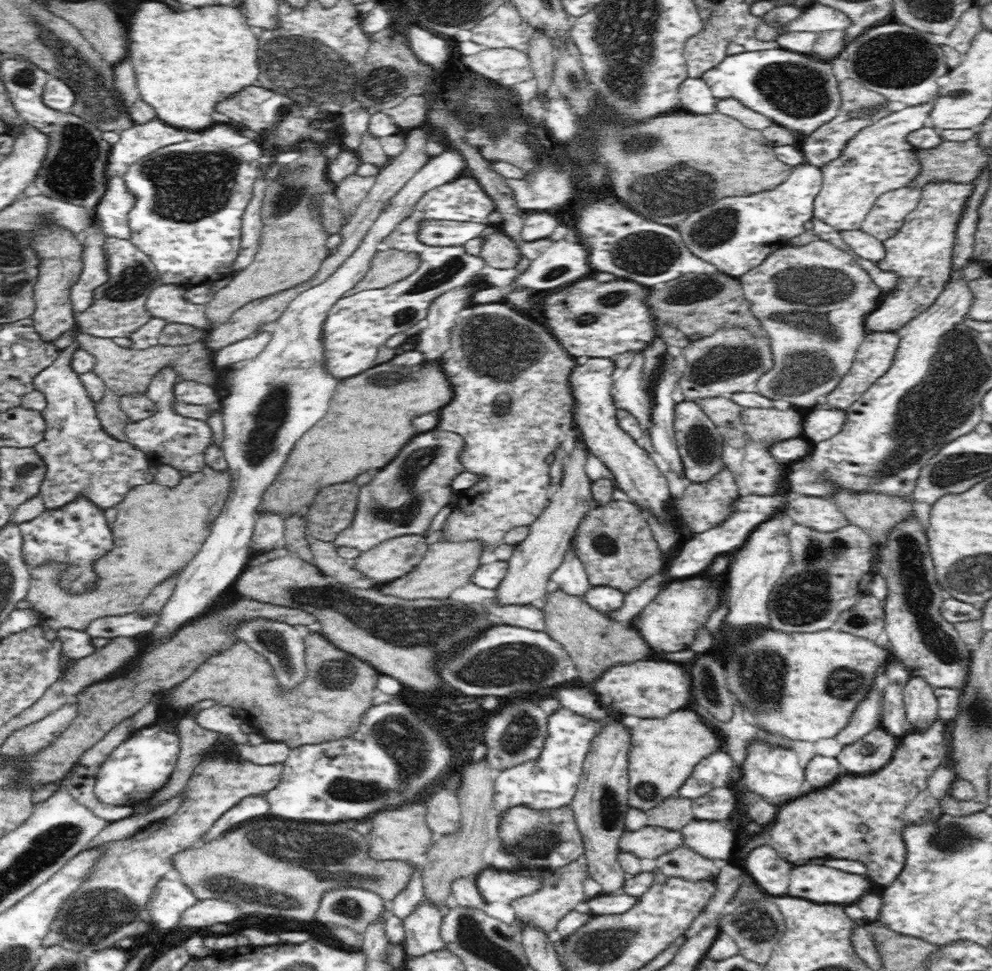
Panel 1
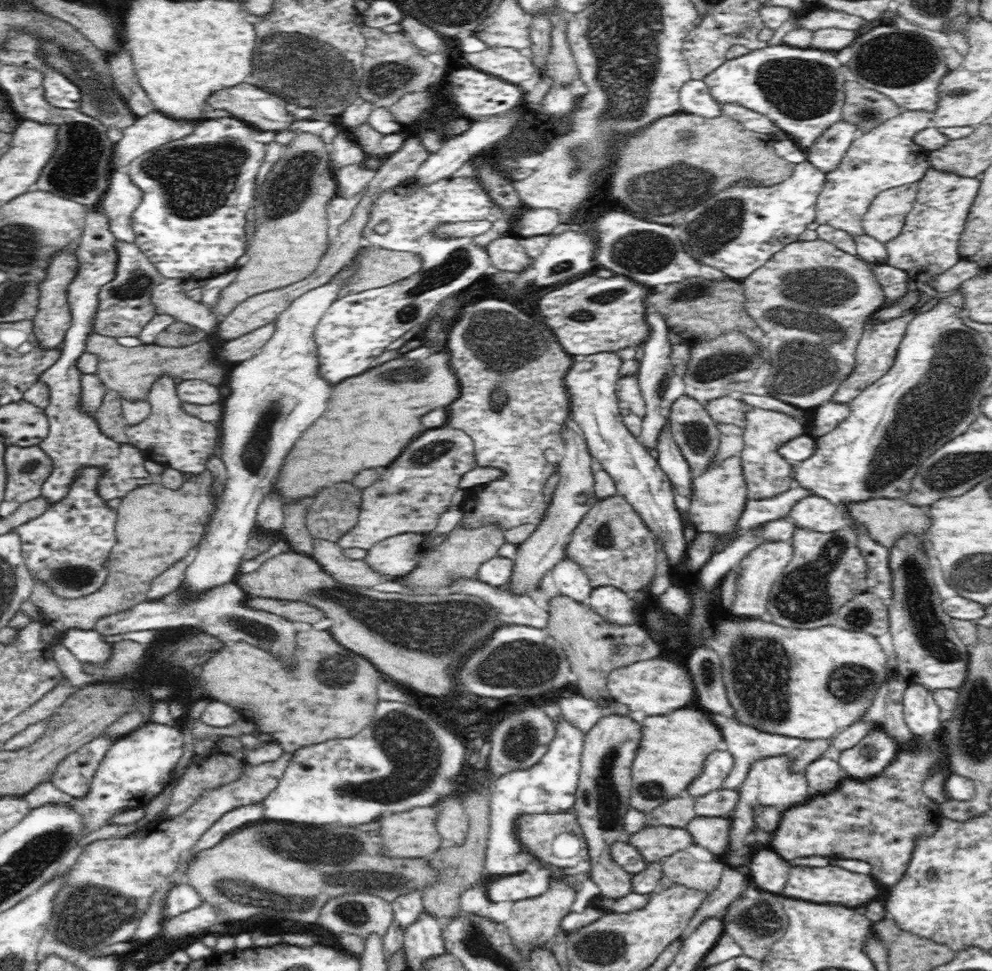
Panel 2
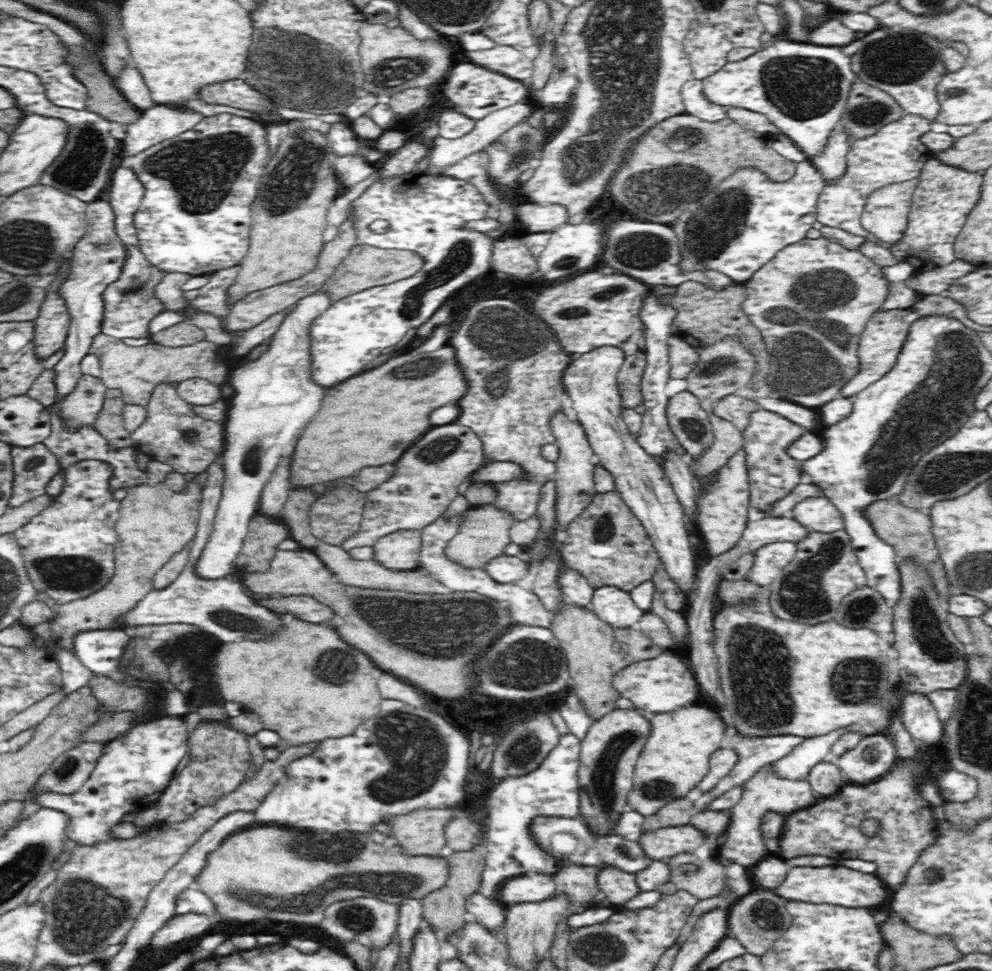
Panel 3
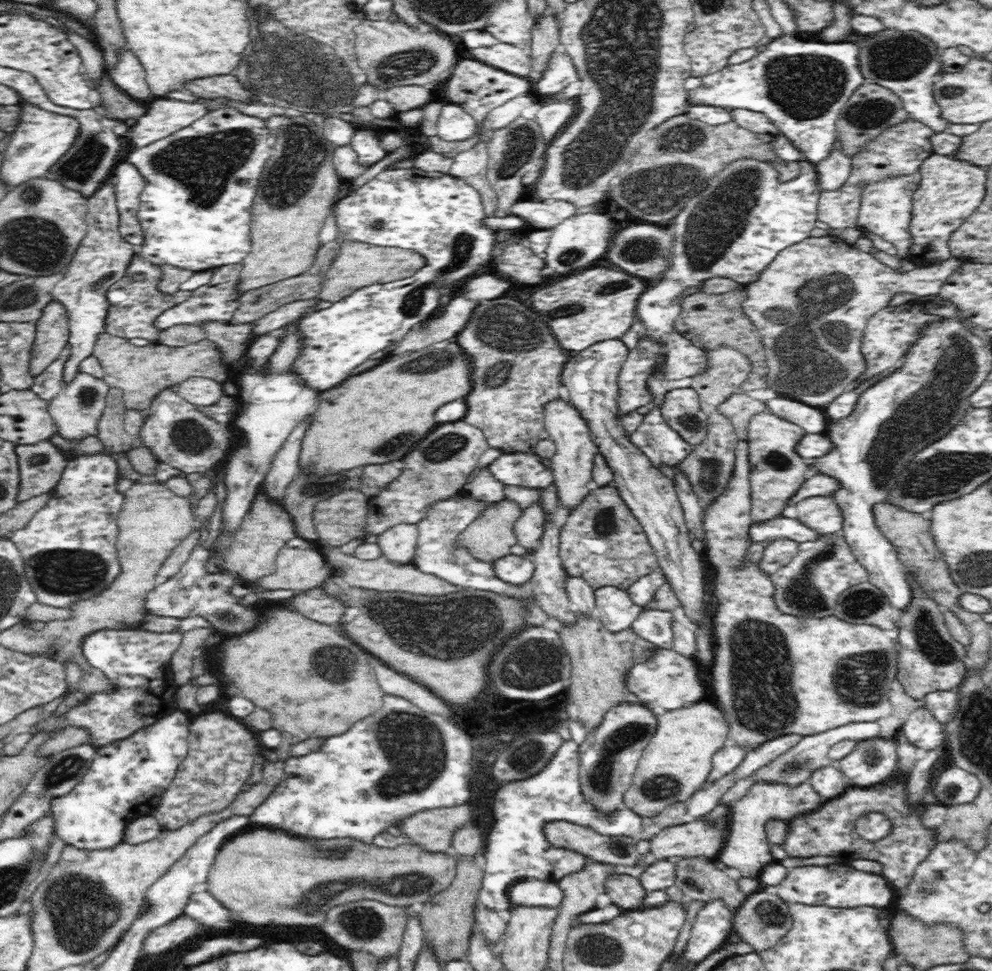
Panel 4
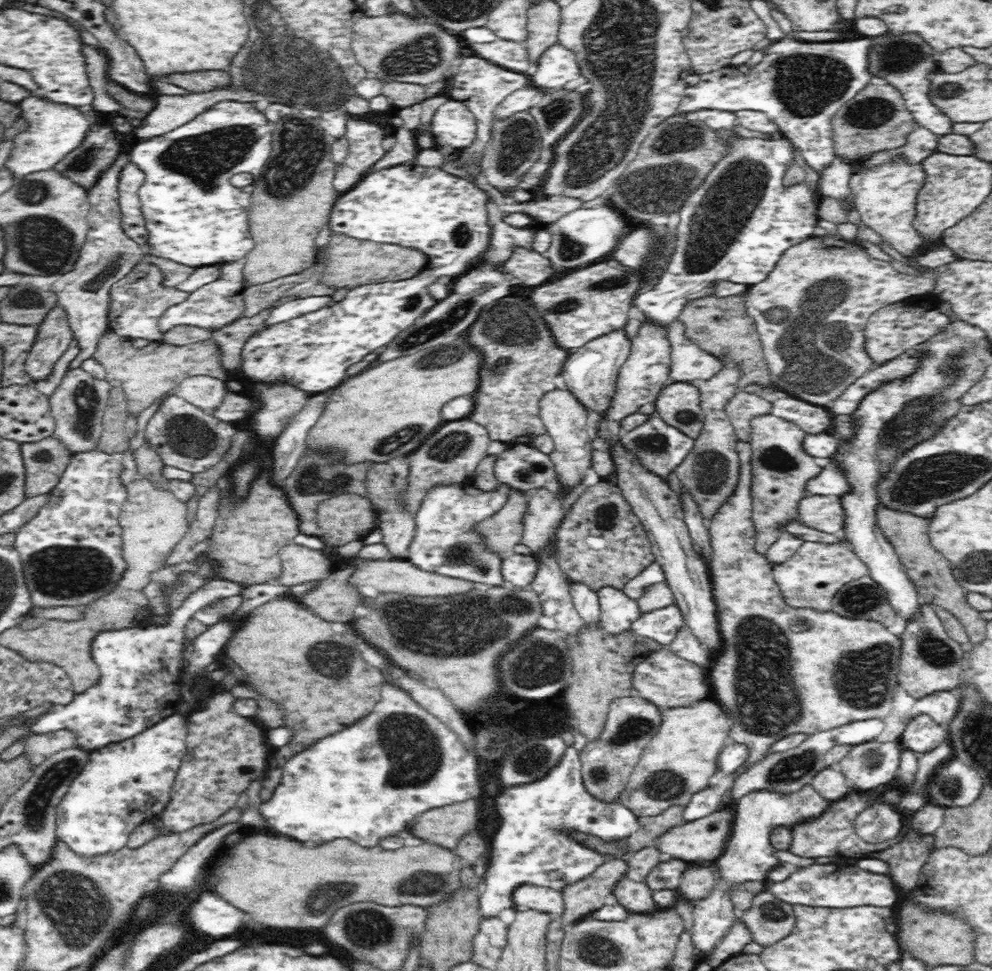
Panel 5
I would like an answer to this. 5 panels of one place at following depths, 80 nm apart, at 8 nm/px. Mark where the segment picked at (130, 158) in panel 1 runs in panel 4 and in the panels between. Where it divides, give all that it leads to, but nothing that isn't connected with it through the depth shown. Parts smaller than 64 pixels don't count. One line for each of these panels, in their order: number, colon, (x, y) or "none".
2: (154, 129)
3: (158, 123)
4: (162, 118)

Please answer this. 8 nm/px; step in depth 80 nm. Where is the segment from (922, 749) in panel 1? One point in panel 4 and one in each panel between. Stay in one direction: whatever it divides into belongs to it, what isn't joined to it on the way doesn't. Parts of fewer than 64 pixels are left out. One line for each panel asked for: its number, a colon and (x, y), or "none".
2: (878, 821)
3: (831, 827)
4: (830, 829)

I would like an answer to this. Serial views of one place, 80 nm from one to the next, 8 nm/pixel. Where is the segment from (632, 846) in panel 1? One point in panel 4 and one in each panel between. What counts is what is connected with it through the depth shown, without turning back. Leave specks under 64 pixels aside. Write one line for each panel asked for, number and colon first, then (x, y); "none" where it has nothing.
2: (654, 843)
3: (668, 841)
4: (700, 838)

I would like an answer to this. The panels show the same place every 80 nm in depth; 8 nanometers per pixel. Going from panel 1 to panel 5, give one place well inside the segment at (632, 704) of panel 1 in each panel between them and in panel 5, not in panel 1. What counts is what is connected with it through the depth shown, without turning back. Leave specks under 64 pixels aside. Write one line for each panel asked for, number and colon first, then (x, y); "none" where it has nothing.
2: (656, 686)
3: (661, 684)
4: (666, 681)
5: (667, 681)

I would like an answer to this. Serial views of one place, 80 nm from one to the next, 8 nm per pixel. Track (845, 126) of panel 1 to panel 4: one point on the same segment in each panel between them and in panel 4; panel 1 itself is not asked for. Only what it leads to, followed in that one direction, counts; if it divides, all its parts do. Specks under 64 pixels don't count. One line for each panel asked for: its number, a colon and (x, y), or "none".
2: (831, 146)
3: (832, 163)
4: (832, 172)

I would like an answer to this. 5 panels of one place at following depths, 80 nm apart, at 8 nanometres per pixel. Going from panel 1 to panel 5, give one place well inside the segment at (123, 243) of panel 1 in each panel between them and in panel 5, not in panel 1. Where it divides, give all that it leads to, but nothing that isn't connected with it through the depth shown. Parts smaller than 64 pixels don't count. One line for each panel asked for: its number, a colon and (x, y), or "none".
2: (125, 307)
3: (130, 303)
4: (135, 301)
5: (137, 301)

